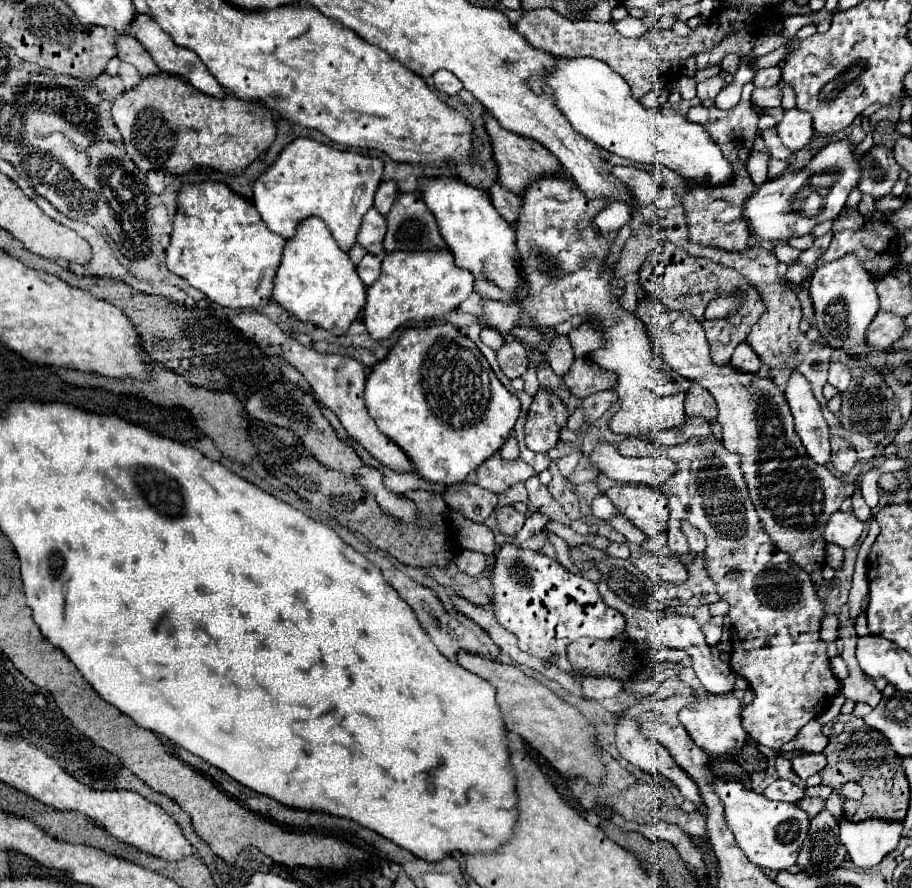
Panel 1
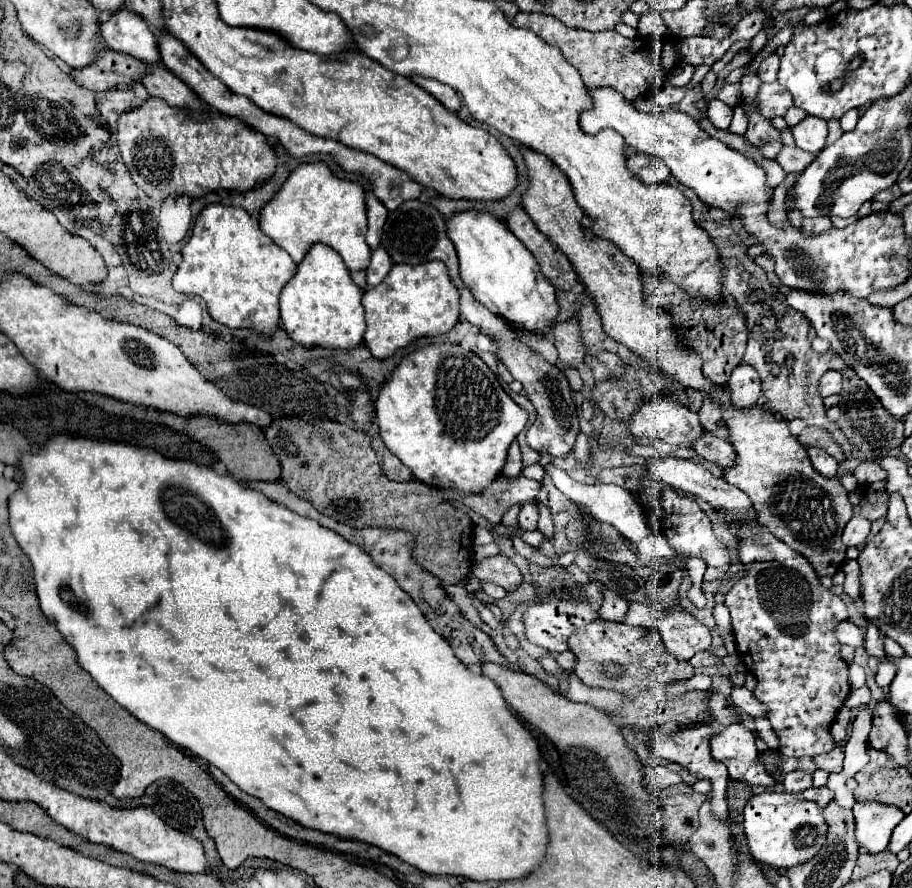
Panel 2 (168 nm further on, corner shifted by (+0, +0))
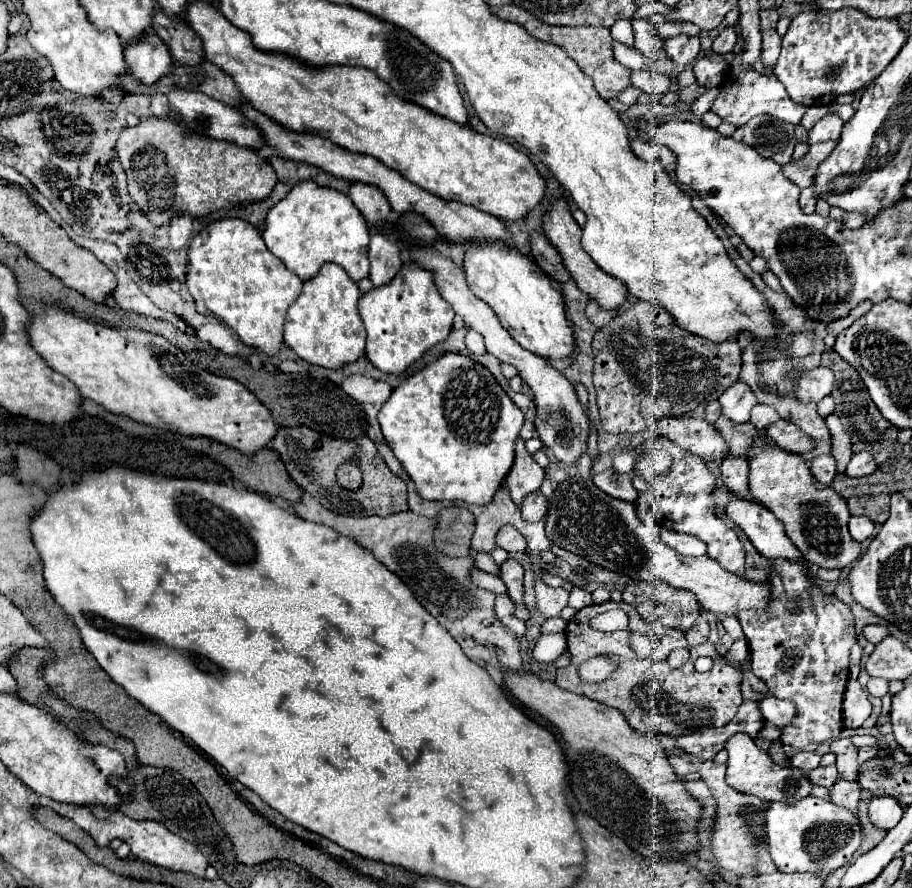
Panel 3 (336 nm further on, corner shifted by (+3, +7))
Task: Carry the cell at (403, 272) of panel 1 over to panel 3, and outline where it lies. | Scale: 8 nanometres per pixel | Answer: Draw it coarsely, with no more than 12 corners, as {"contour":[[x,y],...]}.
{"contour":[[408,262],[358,300],[366,358],[404,372],[452,330],[434,274]]}

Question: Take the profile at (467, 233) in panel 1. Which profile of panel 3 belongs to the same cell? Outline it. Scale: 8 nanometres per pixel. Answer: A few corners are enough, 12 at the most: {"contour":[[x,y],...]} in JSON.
{"contour":[[502,242],[468,244],[470,290],[520,346],[566,358],[562,294]]}

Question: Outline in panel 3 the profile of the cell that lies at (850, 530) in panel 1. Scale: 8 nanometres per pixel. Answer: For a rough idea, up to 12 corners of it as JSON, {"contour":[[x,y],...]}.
{"contour":[[852,516],[850,536],[864,542],[874,532],[874,522],[864,516]]}

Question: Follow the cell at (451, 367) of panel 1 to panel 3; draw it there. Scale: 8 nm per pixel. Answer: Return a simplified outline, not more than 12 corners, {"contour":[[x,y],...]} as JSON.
{"contour":[[446,352],[378,412],[426,500],[488,504],[522,410]]}

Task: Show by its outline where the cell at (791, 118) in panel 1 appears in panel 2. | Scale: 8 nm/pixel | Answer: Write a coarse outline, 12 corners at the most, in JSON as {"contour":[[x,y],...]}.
{"contour":[[807,117],[793,131],[797,147],[825,149],[827,121]]}

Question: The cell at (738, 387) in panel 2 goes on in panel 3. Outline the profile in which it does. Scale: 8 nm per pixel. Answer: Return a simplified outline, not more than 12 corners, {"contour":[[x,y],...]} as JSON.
{"contour":[[734,382],[718,398],[722,414],[748,422],[758,404],[744,382]]}

